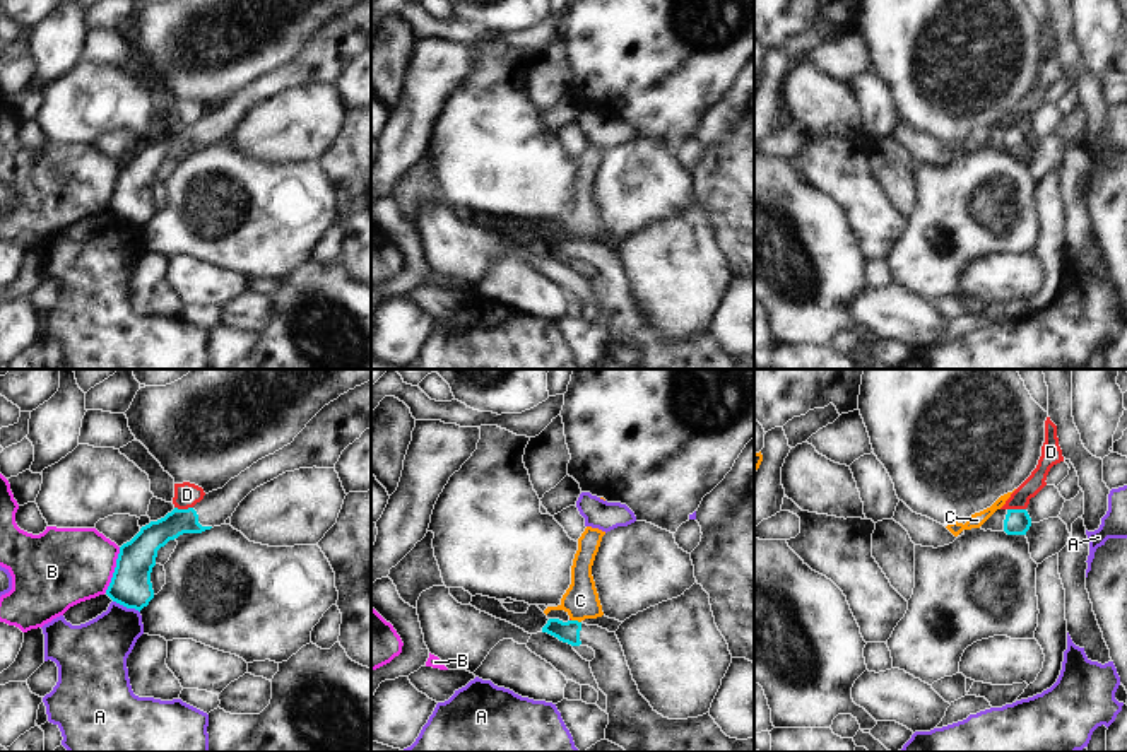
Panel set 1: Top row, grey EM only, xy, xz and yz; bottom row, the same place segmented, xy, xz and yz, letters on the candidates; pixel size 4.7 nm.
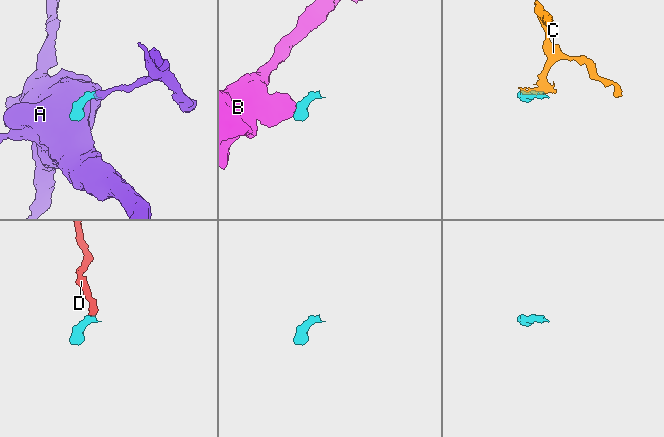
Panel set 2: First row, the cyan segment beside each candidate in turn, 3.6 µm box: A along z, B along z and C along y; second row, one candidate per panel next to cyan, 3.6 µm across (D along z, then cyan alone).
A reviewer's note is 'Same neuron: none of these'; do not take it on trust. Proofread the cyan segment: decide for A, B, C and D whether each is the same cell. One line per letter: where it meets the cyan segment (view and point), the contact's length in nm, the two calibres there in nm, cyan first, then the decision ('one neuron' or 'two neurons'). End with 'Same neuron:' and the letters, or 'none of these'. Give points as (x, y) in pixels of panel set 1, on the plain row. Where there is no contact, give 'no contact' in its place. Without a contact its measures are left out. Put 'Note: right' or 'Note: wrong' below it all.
A: meets cyan in xy at (127, 224); contact 140 nm long; 190 nm thick on the cyan side, 280 nm on the other; two neurons
B: meets cyan in xy at (115, 187); contact 220 nm long; 190 nm thick on the cyan side, 360 nm on the other; two neurons
C: meets cyan in xz at (577, 238); contact 50 nm long; 100 nm thick on the cyan side, 160 nm on the other; two neurons
D: meets cyan in xy at (183, 127); contact 90 nm long; 140 nm thick on the cyan side, 120 nm on the other; two neurons
Same neuron: none of these
Note: right

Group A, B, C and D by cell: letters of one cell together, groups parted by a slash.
A / B / C D

